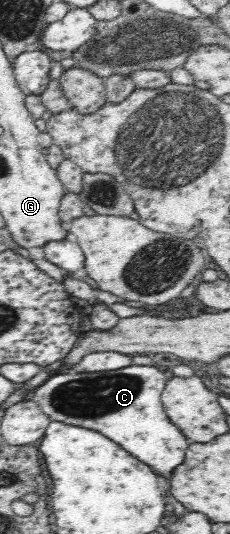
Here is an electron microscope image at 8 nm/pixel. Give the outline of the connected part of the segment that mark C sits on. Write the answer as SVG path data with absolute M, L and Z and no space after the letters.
M134 364L113 371L53 373L43 384L33 390L32 400L37 402L37 405L52 421L79 425L79 427L89 427L93 431L101 431L111 441L119 443L138 462L151 466L157 475L170 478L172 471L181 462L185 461L188 444L187 438L171 422L162 404L162 391L165 389L168 377L168 371L165 369Z

